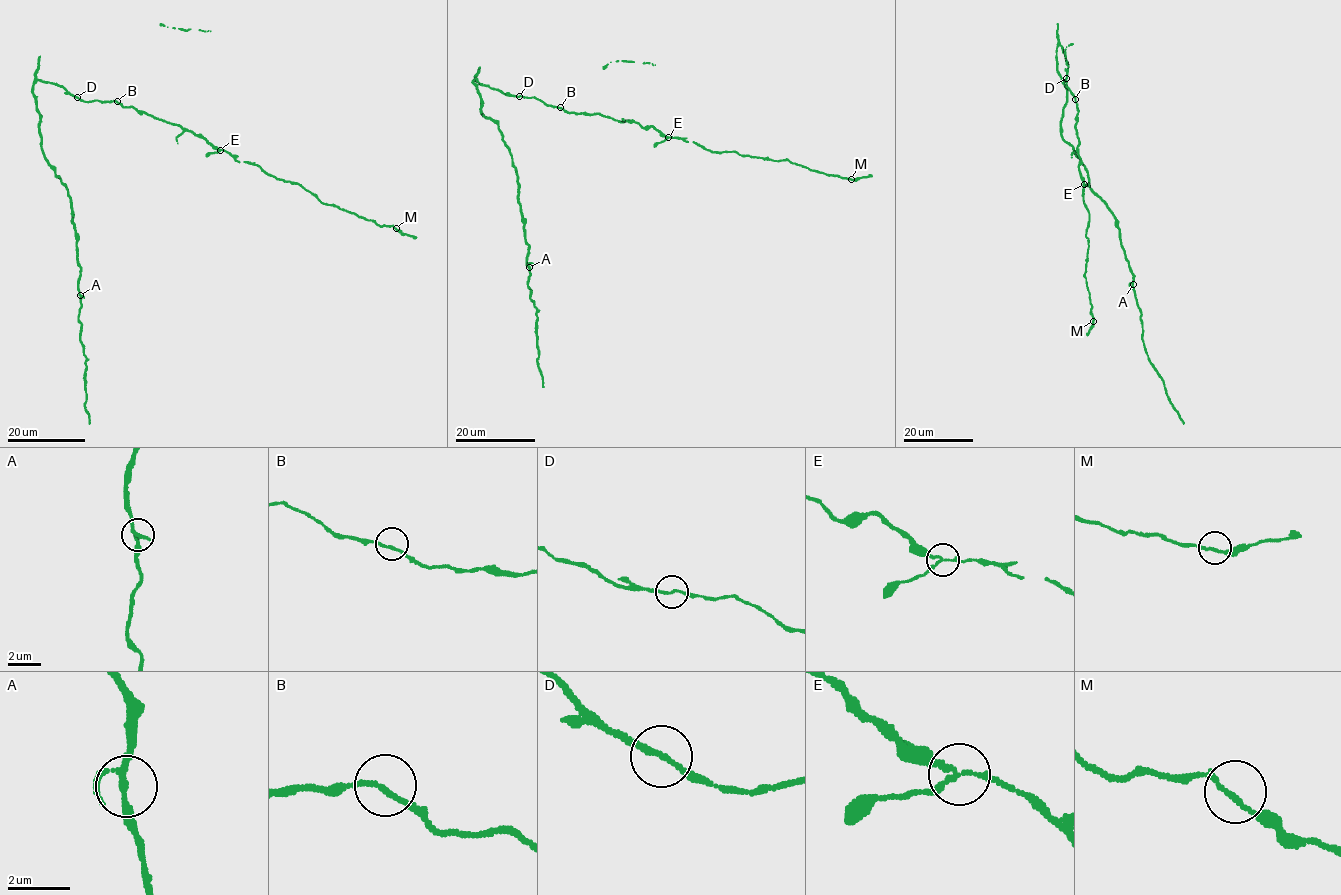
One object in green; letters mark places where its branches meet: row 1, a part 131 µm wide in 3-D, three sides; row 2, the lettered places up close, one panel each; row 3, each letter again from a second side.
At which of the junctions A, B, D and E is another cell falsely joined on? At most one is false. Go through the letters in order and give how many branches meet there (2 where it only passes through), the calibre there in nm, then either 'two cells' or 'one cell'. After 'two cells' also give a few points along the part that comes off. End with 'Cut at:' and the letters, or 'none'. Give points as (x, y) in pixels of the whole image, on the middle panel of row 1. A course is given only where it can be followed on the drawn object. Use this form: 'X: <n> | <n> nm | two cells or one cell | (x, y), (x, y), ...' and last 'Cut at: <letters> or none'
A: 3 | 170 nm | one cell
B: 2 | 150 nm | one cell
D: 2 | 160 nm | one cell
E: 3 | 140 nm | one cell
Cut at: none

